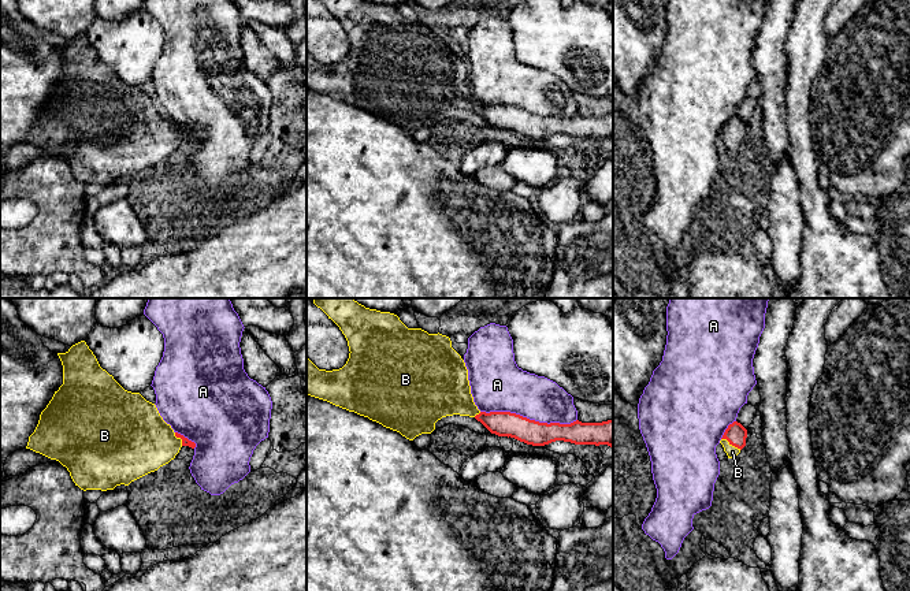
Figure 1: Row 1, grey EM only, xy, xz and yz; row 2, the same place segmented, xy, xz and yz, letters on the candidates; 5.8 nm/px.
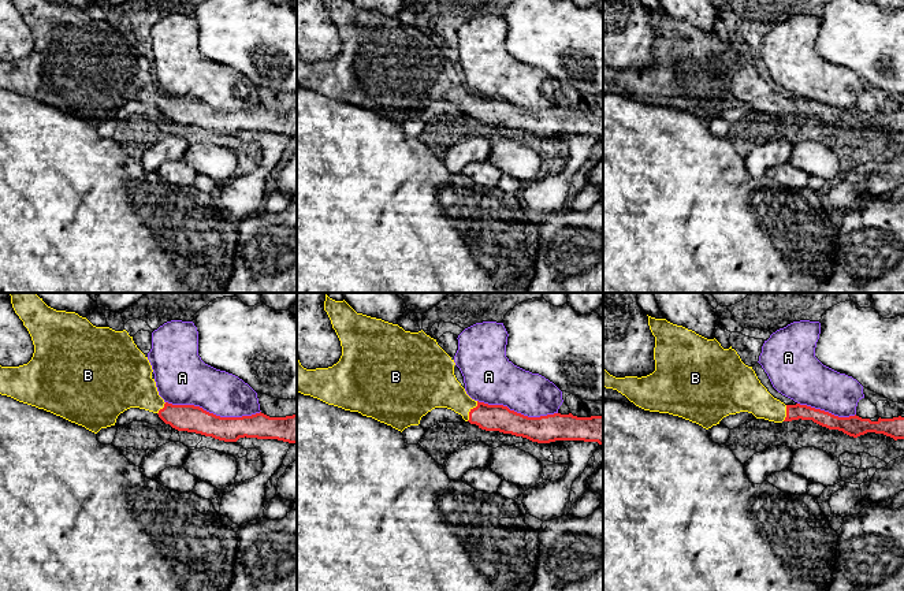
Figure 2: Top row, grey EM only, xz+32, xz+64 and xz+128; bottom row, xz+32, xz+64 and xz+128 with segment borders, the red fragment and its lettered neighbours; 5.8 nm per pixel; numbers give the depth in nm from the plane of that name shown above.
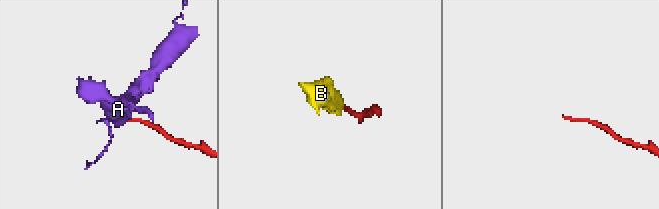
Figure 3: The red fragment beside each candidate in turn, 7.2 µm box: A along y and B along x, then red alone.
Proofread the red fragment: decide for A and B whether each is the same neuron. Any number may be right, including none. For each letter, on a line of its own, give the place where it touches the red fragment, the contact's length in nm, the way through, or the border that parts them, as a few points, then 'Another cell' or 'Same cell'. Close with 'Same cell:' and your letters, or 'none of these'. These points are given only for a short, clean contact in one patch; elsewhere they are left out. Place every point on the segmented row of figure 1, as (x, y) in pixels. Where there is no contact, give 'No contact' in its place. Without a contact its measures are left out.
A: Touches red at xz (528, 419). Shared border 550 nm. Another cell
B: Touches red at yz (731, 443). Shared border 140 nm. Path across: yz (735, 434), (731, 443), (732, 452). Same cell
Same cell: B

